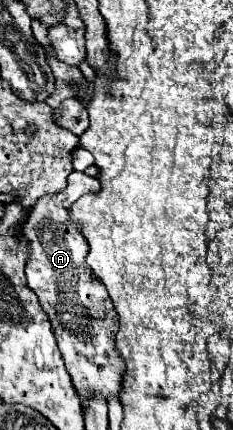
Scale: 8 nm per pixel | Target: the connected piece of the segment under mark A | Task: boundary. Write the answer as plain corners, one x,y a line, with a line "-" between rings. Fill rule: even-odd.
73,171
67,179
67,187
61,193
45,195
39,199
39,203
35,203
35,207
29,211
31,215
27,223
21,229
31,241
31,257
25,265
27,283
37,293
41,307
49,315
67,373
71,375
83,407
87,407
91,395
111,399
111,395
119,397
123,391
123,361
115,353
113,343
113,333
117,331
113,303
103,283
99,283
99,279
95,279
87,267
87,241
77,229
67,227
65,223
69,217
69,207
79,197
99,191
99,187
101,183
97,177

